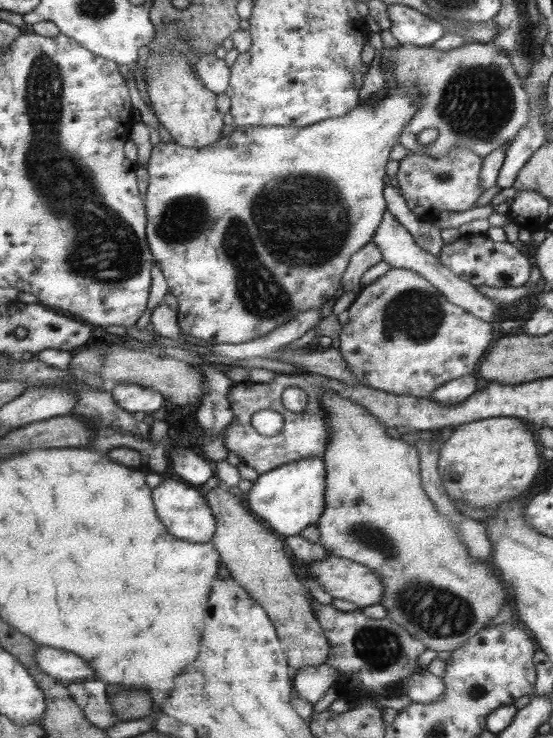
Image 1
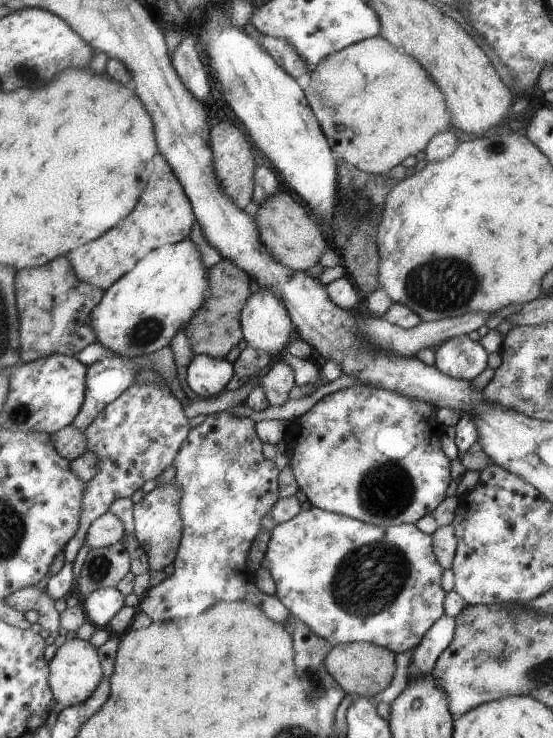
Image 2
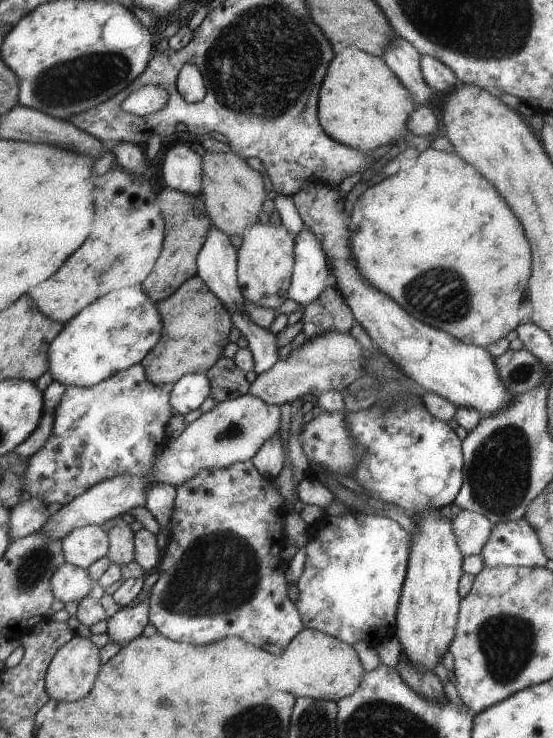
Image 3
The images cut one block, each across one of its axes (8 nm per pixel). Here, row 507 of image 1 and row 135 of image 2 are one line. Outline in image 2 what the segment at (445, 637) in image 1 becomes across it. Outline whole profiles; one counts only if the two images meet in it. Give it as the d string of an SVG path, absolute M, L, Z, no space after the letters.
M369 36L329 54L309 71L307 102L321 125L323 136L338 160L358 168L361 172L379 174L400 164L417 152L438 132L451 130L450 110L438 85L423 70L423 66L382 36Z

